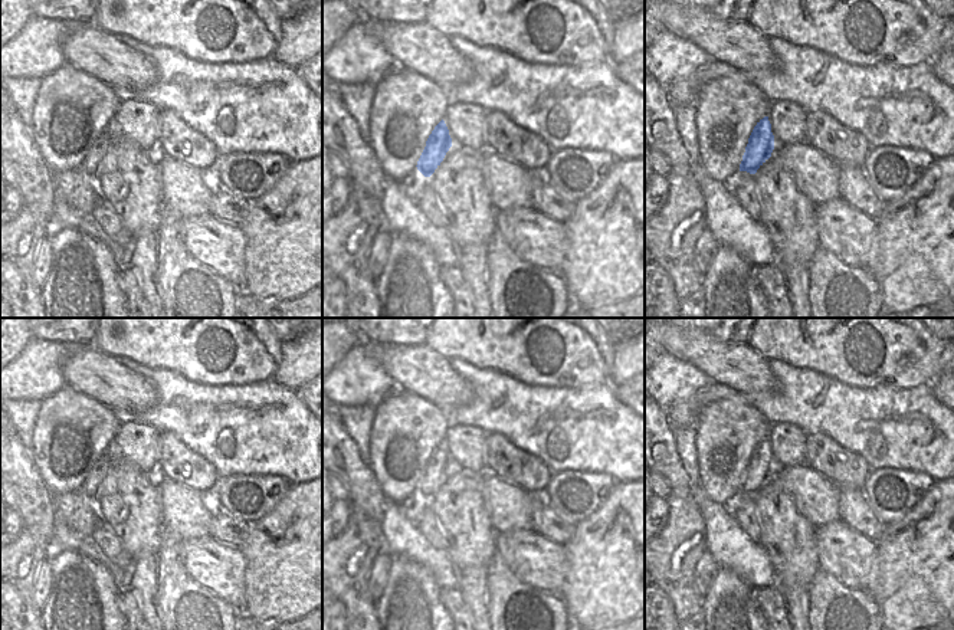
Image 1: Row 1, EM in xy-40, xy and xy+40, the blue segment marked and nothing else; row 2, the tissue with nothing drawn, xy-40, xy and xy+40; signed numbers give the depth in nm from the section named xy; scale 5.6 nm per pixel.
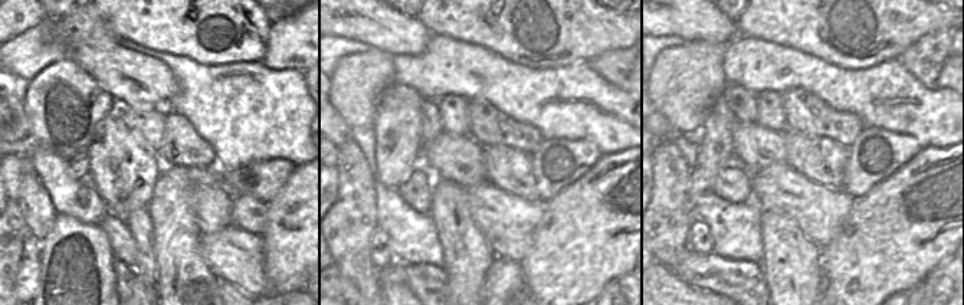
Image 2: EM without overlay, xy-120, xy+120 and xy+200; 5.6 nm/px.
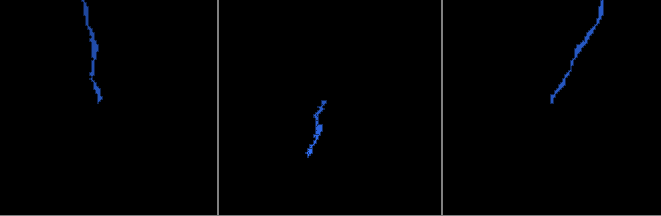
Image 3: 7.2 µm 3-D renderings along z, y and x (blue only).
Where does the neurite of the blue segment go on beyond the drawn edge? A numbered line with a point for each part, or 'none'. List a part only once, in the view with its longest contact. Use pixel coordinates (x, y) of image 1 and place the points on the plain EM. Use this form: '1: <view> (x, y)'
none

